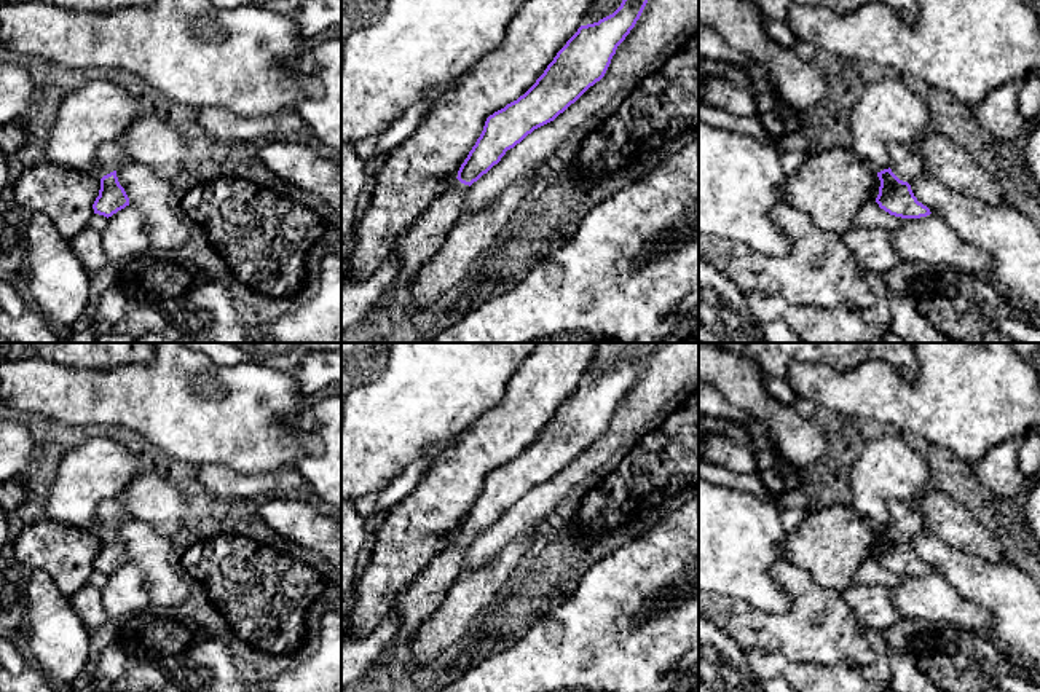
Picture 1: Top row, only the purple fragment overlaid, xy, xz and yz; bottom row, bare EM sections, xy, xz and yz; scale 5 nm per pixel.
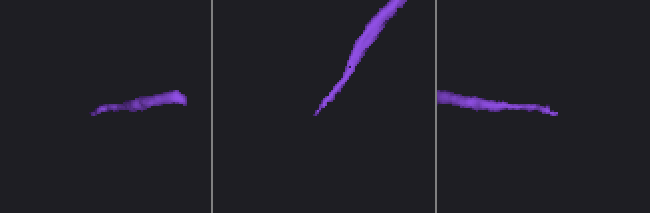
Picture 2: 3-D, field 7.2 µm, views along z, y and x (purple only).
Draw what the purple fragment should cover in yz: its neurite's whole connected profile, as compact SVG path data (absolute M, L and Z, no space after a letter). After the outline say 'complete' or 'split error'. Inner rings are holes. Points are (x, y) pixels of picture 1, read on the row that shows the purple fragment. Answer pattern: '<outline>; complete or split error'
M890 144L890 167L877 172L880 180L876 202L890 215L901 218L920 218L930 215L930 209L917 201L911 182L928 177L922 156L914 147Z; split error

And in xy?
M118 140L105 142L99 148L96 167L93 171L93 175L100 180L99 196L93 204L94 214L108 218L129 206L129 198L116 177L116 169L121 167L123 163L124 155Z; split error

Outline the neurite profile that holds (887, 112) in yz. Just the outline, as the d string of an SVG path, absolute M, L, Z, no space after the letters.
M884 77L869 83L849 118L850 151L876 172L890 167L890 145L914 147L933 129L932 112L904 83Z

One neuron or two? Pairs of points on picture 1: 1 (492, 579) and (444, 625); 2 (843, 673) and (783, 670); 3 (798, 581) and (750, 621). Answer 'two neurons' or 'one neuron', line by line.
1: one neuron
2: one neuron
3: one neuron

